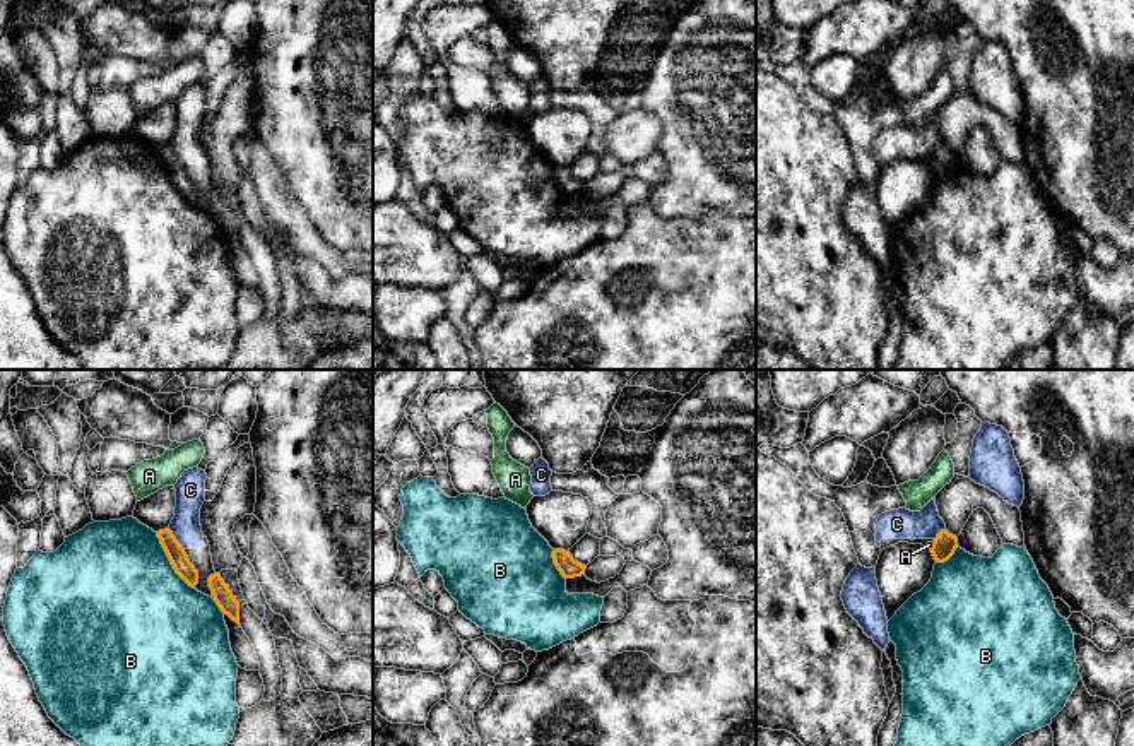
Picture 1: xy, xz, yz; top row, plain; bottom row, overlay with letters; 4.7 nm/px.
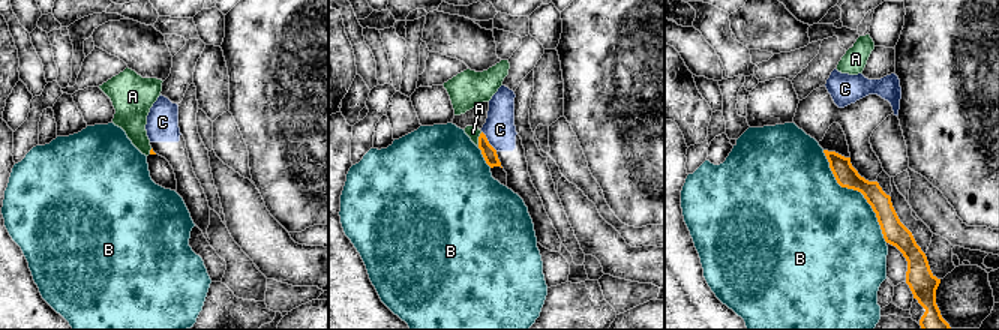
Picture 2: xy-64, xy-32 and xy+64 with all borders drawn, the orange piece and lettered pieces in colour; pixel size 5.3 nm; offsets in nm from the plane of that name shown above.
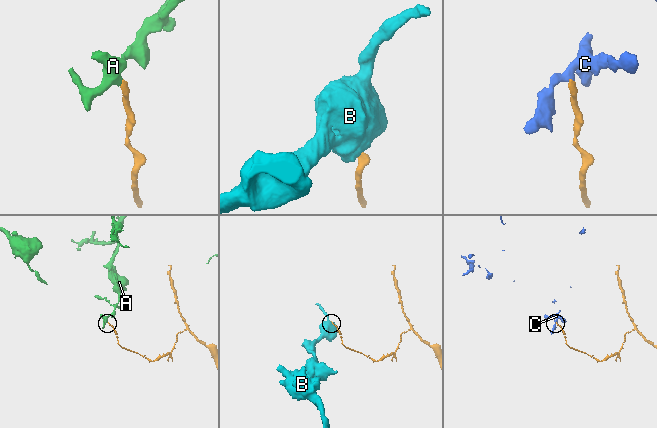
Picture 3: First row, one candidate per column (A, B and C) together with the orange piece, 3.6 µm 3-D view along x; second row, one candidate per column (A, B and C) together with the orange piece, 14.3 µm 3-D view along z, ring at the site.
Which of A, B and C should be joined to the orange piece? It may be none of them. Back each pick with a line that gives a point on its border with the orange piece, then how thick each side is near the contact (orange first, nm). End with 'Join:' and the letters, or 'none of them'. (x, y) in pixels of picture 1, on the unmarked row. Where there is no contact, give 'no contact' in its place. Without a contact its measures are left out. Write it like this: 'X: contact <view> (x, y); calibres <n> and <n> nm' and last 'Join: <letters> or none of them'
Join: none of them

